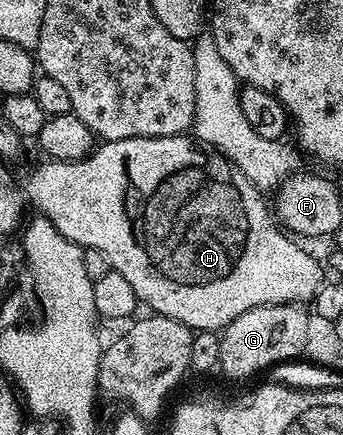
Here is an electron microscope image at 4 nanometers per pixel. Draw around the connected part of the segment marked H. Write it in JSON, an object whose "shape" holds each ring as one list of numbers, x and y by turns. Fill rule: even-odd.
{"shape":[[185,133,182,135,171,135,170,137,134,137,133,139,123,139,122,141,104,141,101,142,99,146,95,148,95,150,93,150,91,155,88,155,84,159,79,159,78,161,70,161,69,163,67,163,66,161,58,161,57,159,48,159,47,161,43,162,44,163,38,164,37,167,34,168,33,171,25,177,24,183,22,179,22,194,25,200,27,200,27,202,31,204,31,206,33,203,33,205,36,206,38,210,40,210,37,212,39,212,39,214,43,216,43,218,49,219,49,221,54,225,54,229,58,229,58,233,62,233,62,237,66,237,70,241,74,241,80,247,93,247,96,250,100,250,102,254,104,254,105,257,108,259,109,268,111,268,111,270,117,271,118,273,122,273,122,277,126,277,126,281,130,281,130,289,134,289,137,300,139,300,139,302,143,304,143,306,145,303,145,305,148,306,147,310,149,312,155,313,157,315,165,315,166,317,170,317,171,319,177,319,178,321,182,321,182,325,191,327,193,332,219,332,226,325,230,325,230,321,234,321,234,317,238,317,242,313,246,313,250,309,254,309,255,307,261,307,262,305,278,305,279,303,295,303,297,305,303,304,305,302,303,299,311,300,313,296,315,296,316,290,320,288,320,284,325,282,325,268,322,266,322,263,322,268,320,268,319,261,316,260,310,252,303,251,303,249,300,248,298,244,296,244,299,242,297,242,295,238,289,237,287,234,285,234,283,230,281,230,281,228,278,226,277,220,274,218,273,212,270,210,269,204,268,207,266,204,264,204,265,196,261,193,261,191,259,191,258,188,254,186,254,184,251,183,250,180,247,179,247,177,245,177,243,173,240,172,229,159,227,159,226,156,224,156,222,153,218,153,217,151,215,151,215,149,212,148,210,145,201,143,199,139,193,137,191,134]]}

